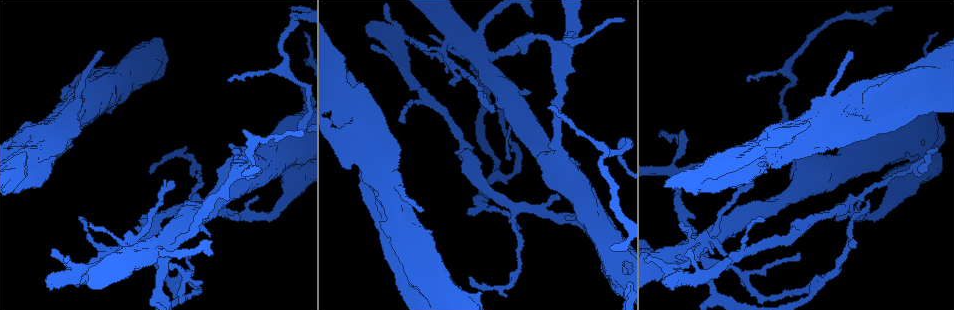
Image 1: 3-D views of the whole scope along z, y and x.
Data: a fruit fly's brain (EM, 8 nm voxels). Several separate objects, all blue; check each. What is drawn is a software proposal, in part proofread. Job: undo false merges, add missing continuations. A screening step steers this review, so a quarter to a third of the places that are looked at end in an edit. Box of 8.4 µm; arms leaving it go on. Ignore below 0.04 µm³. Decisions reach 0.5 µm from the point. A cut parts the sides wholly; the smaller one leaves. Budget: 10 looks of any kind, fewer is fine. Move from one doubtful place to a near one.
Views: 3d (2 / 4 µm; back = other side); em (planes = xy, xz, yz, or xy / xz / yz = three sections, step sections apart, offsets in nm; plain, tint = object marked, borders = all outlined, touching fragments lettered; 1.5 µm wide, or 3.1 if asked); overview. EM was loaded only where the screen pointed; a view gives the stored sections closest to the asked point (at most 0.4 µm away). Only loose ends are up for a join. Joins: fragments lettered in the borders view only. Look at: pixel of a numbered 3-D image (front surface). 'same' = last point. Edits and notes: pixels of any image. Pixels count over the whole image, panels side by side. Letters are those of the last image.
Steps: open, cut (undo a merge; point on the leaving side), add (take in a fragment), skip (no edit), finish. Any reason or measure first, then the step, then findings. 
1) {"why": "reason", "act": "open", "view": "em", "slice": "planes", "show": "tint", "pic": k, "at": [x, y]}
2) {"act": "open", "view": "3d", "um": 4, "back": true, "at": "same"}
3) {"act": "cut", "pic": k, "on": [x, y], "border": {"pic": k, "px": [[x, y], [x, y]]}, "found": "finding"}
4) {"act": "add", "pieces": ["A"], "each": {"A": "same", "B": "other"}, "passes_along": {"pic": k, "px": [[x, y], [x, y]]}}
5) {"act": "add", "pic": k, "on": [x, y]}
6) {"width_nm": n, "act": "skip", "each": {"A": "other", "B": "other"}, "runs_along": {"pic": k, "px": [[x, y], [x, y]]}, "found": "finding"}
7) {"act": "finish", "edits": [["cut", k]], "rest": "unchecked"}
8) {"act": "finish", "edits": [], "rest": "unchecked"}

{"why": "calibre changes", "act": "open", "view": "3d", "um": 2, "back": true, "pic": 1, "at": [161, 253]}

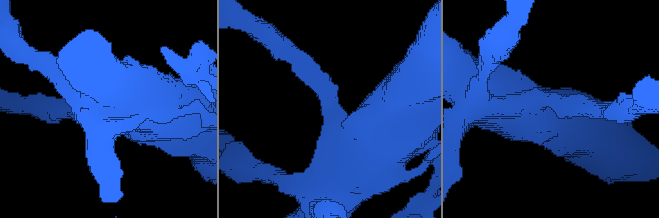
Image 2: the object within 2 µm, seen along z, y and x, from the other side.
{"arm_widths_nm": [220, 500], "why": "shape alone is not enough", "act": "open", "view": "em", "slice": "yz", "step": 8, "show": "tint", "pic": 2, "at": [575, 105]}

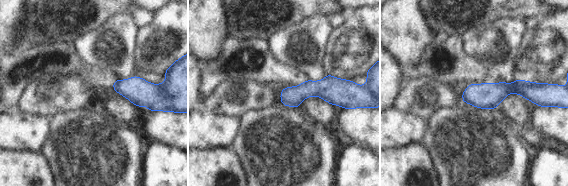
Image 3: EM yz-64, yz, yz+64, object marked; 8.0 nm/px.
{"act": "open", "view": "em", "slice": "planes", "show": "borders", "at": "same"}

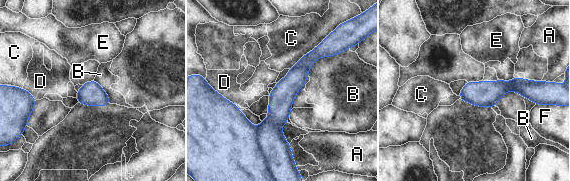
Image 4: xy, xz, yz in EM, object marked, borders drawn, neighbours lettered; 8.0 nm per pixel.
{"longest_contact_nm": ["C", 400], "act": "cut", "pic": 4, "on": [277, 152], "each": {"A": "other", "B": "other", "C": "other", "D": "other", "E": "other", "F": "other"}, "found": "a second neuron is stuck on"}

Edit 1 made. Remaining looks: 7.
{"act": "open", "view": "em", "slice": "xz", "step": 4, "show": "tint", "pic": 1, "at": [558, 147]}

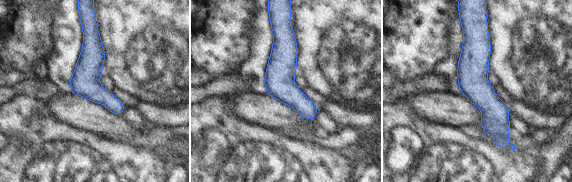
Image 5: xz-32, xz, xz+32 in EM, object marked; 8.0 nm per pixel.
{"act": "open", "view": "em", "slice": "planes", "show": "borders", "at": "same"}

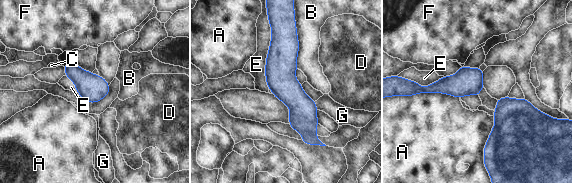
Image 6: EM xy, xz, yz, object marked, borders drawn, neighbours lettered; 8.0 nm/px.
{"act": "skip", "each": {"A": "other", "B": "other", "C": "other", "D": "other", "E": "other", "F": "other", "G": "other"}, "runs_along": {"pic": 6, "px": [[281, 25], [282, 83], [309, 140]]}, "found": "one neuron here"}

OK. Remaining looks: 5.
{"act": "finish", "edits": [["cut", 4]], "rest": "unchecked"}

